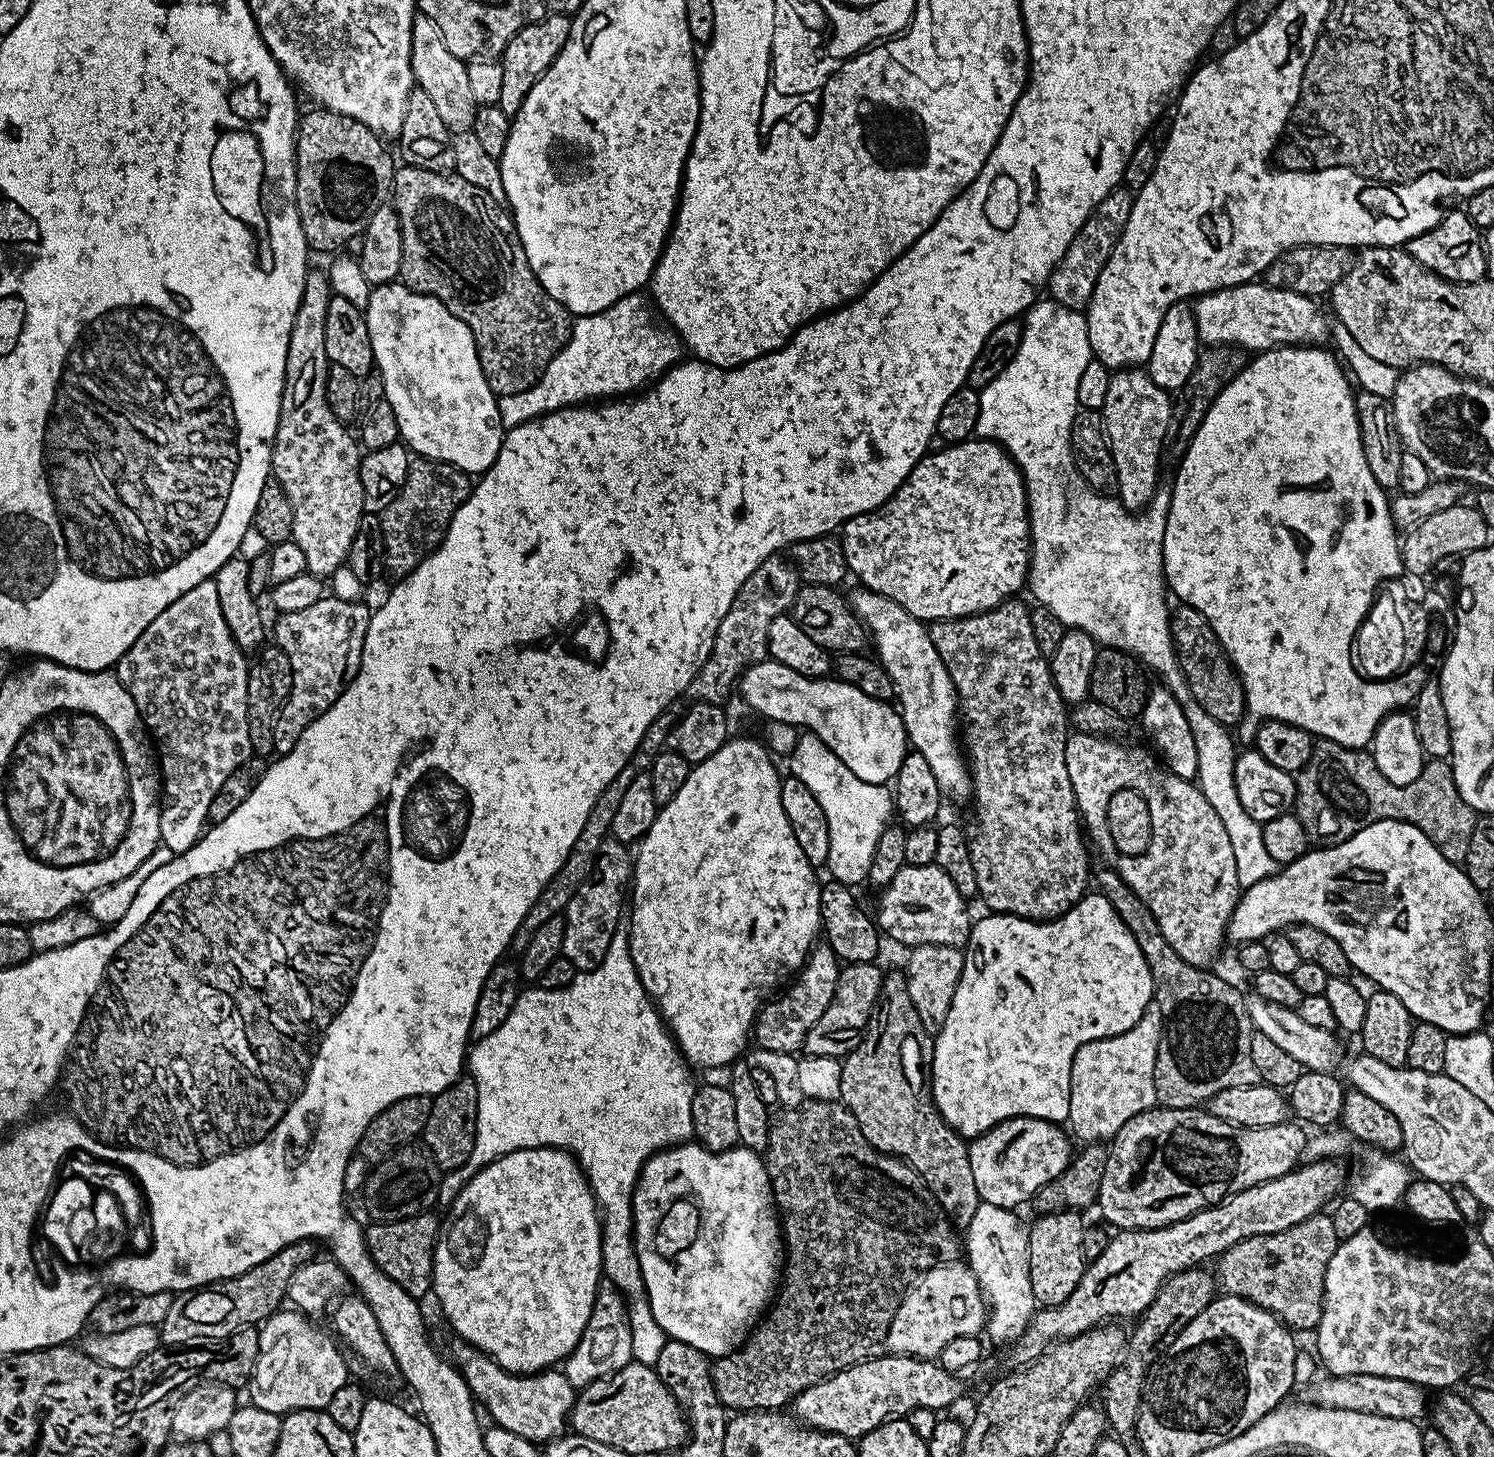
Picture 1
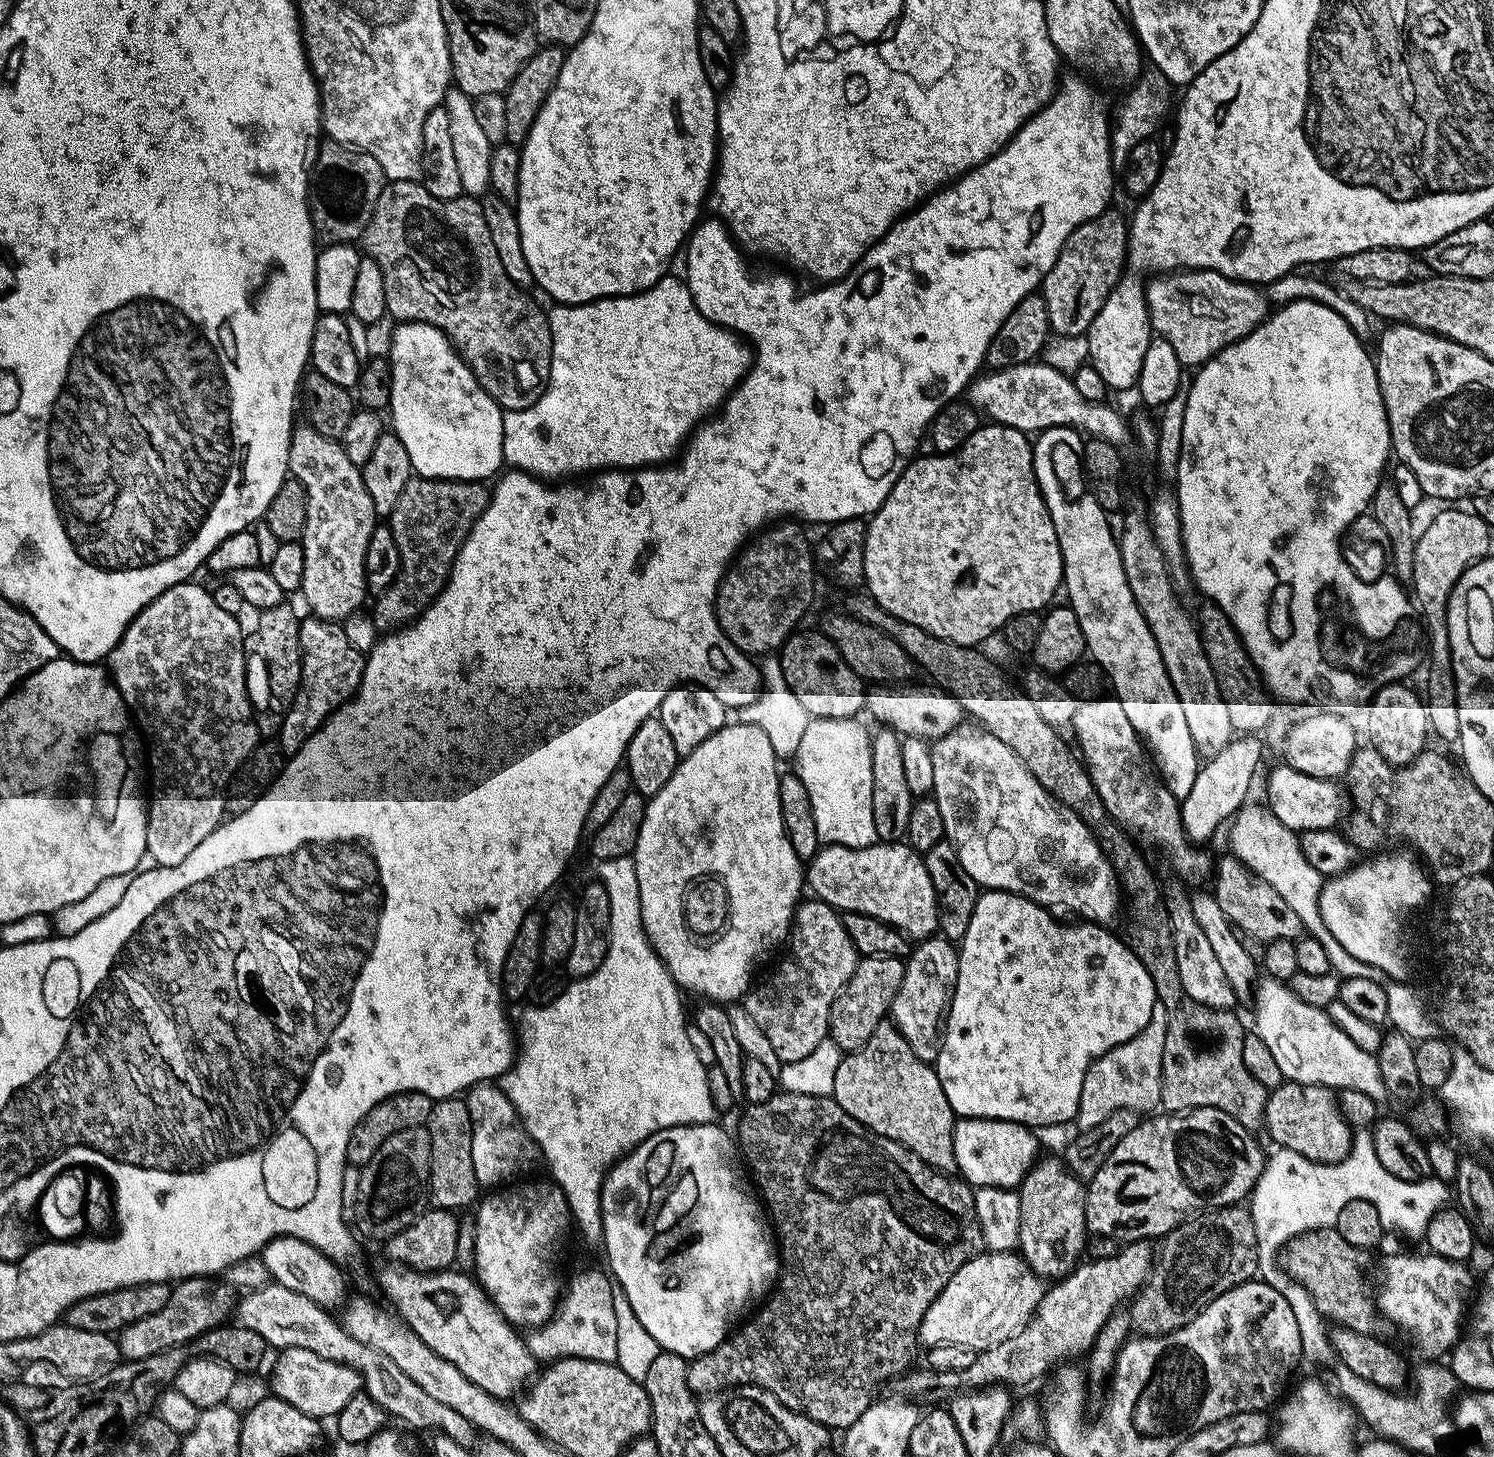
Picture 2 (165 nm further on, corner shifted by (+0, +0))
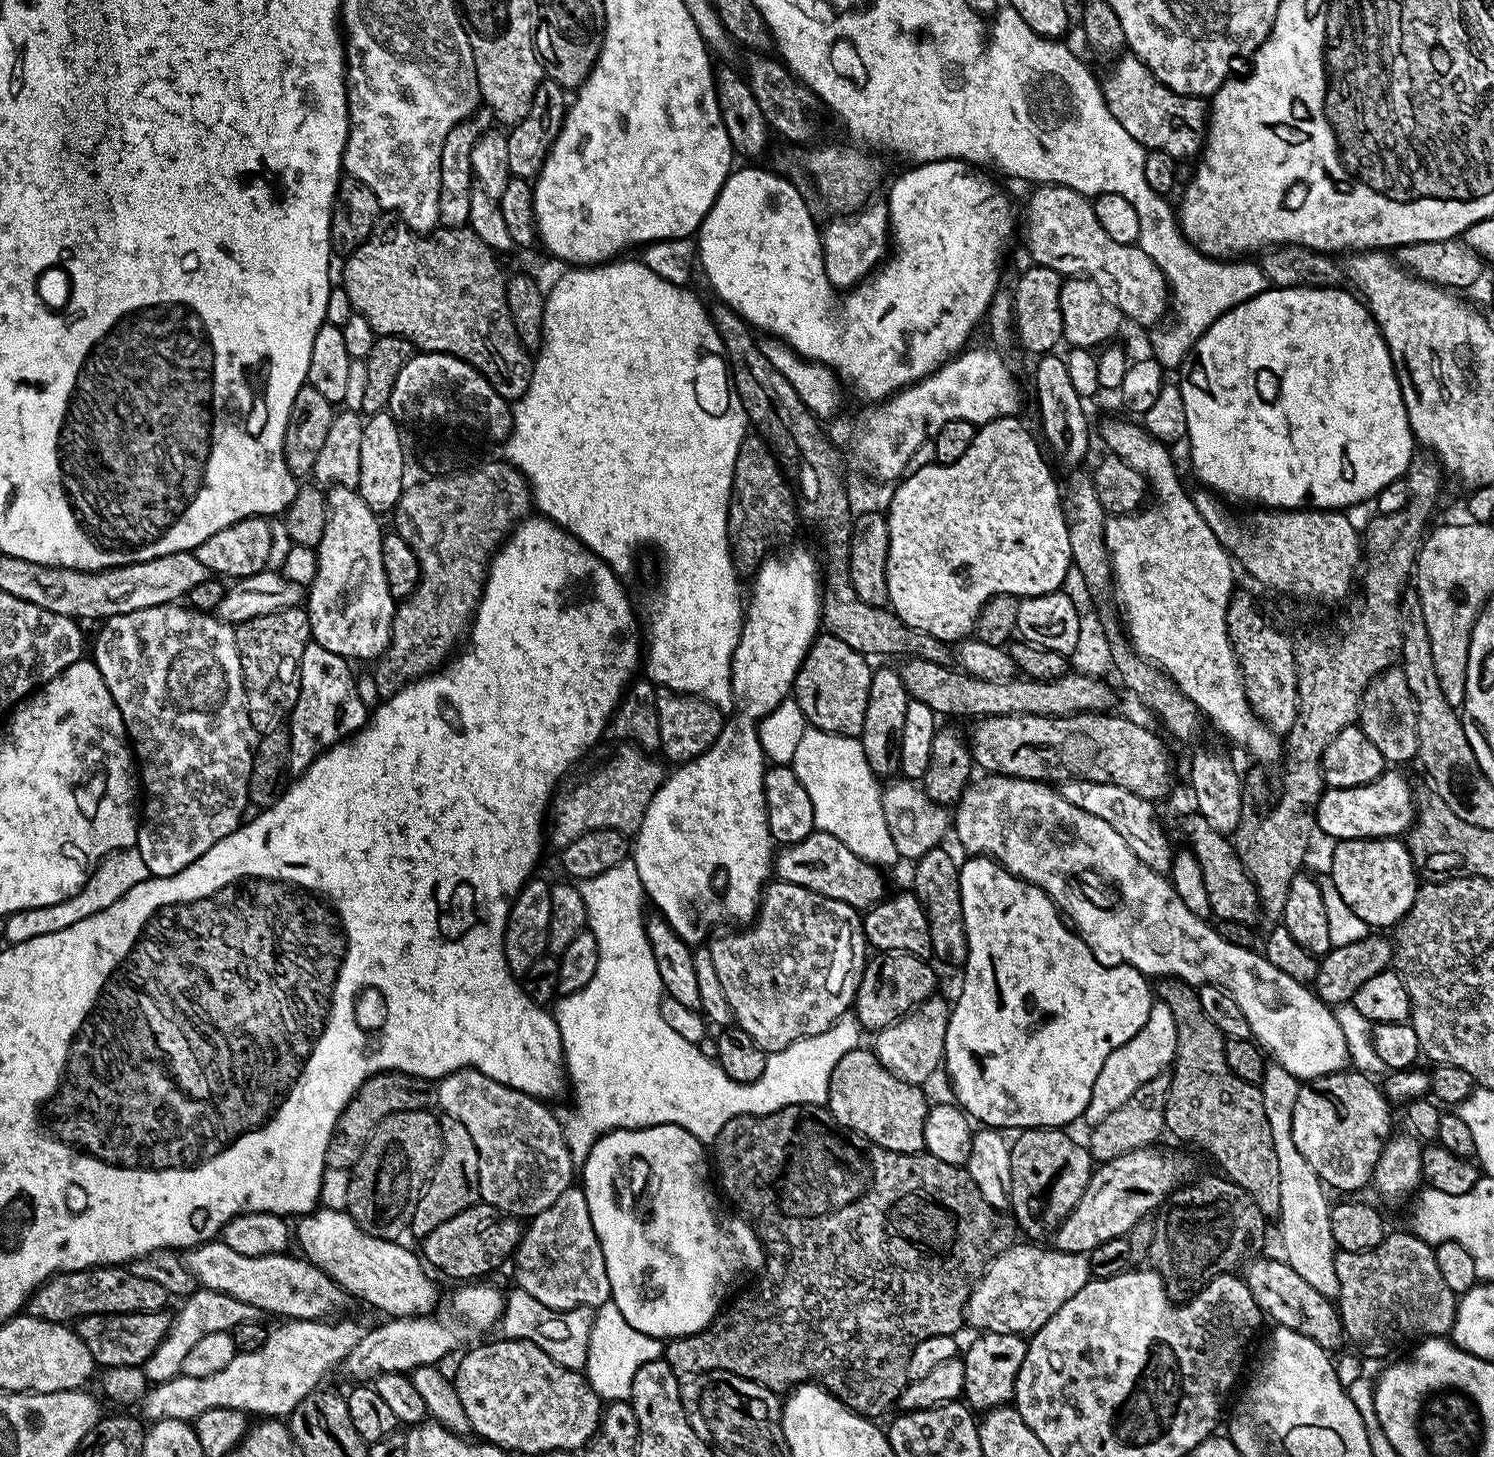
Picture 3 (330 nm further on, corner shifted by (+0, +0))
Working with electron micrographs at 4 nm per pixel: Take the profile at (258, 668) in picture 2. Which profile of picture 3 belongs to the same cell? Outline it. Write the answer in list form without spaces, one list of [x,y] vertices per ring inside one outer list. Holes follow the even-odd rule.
[[[303,607],[287,608],[274,614],[262,614],[258,618],[250,618],[244,624],[235,625],[235,630],[250,722],[256,728],[257,733],[263,734],[273,728],[281,727],[291,717],[300,697],[302,650],[306,650],[312,634],[308,614]]]

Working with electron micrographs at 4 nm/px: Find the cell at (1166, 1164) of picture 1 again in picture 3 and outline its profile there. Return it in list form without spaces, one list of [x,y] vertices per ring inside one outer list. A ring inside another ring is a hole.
[[[1160,1146],[1139,1148],[1130,1154],[1122,1154],[1113,1160],[1103,1161],[1093,1171],[1082,1198],[1078,1198],[1078,1206],[1074,1206],[1072,1213],[1056,1229],[1054,1247],[1060,1252],[1087,1254],[1094,1251],[1098,1246],[1102,1246],[1102,1242],[1110,1242],[1110,1238],[1127,1236],[1139,1220],[1151,1217],[1153,1215],[1151,1212],[1156,1207],[1157,1211],[1168,1197],[1193,1175],[1191,1172],[1192,1160],[1190,1157],[1183,1156],[1180,1152],[1163,1152]]]

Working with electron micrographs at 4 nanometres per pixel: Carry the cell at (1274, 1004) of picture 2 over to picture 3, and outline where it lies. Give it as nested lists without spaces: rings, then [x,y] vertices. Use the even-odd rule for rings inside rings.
[[[988,774],[983,778],[985,780],[978,781],[979,779],[977,779],[975,782],[969,783],[963,796],[960,797],[955,805],[954,836],[956,832],[961,846],[966,850],[965,853],[974,856],[991,856],[1007,872],[1013,872],[1020,879],[1027,880],[1028,883],[1042,889],[1056,903],[1057,908],[1066,917],[1072,931],[1084,939],[1086,946],[1095,956],[1100,957],[1105,962],[1129,964],[1131,968],[1138,969],[1142,975],[1149,978],[1171,978],[1193,986],[1215,984],[1218,988],[1226,989],[1234,998],[1234,1002],[1238,1002],[1238,1010],[1242,1010],[1242,1014],[1246,1014],[1246,1022],[1250,1022],[1250,1030],[1256,1043],[1260,1045],[1261,1049],[1266,1050],[1271,1059],[1272,1056],[1276,1059],[1273,1061],[1279,1067],[1285,1068],[1286,1071],[1301,1082],[1317,1080],[1319,1076],[1328,1076],[1331,1072],[1342,1072],[1349,1067],[1348,1036],[1344,1033],[1344,1028],[1340,1025],[1339,1018],[1332,1013],[1335,1011],[1329,1005],[1323,1004],[1309,985],[1294,982],[1294,978],[1288,977],[1287,974],[1282,974],[1282,970],[1277,970],[1275,966],[1270,966],[1268,959],[1259,951],[1231,945],[1226,938],[1219,936],[1211,923],[1208,925],[1209,921],[1207,919],[1190,914],[1189,908],[1186,907],[1186,902],[1182,902],[1182,898],[1178,898],[1178,894],[1172,889],[1171,879],[1167,875],[1156,872],[1150,866],[1146,866],[1146,862],[1139,860],[1134,854],[1134,850],[1130,850],[1130,846],[1126,846],[1126,841],[1107,822],[1102,822],[1102,818],[1094,818],[1094,814],[1090,814],[1086,810],[1066,802],[1066,798],[1062,798],[1055,787],[1039,780],[1020,780],[1017,776],[997,776],[995,774]]]

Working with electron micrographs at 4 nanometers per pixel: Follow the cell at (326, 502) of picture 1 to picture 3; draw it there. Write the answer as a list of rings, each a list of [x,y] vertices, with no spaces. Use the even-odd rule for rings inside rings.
[[[355,488],[327,489],[328,517],[326,530],[322,532],[322,542],[316,550],[318,558],[318,574],[314,574],[314,582],[306,588],[306,611],[311,639],[318,646],[326,646],[326,650],[343,656],[349,662],[356,660],[375,661],[388,648],[392,640],[392,619],[396,613],[397,601],[392,599],[390,586],[386,586],[386,570],[382,570],[382,527],[377,513],[362,502],[360,493]]]

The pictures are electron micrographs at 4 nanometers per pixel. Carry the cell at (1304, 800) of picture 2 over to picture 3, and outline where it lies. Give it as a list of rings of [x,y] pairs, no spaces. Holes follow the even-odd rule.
[[[1386,770],[1379,778],[1369,784],[1353,788],[1328,788],[1320,793],[1320,802],[1314,809],[1314,824],[1326,835],[1338,840],[1379,840],[1381,838],[1400,838],[1412,827],[1416,818],[1417,801],[1412,800],[1412,788],[1400,770]]]

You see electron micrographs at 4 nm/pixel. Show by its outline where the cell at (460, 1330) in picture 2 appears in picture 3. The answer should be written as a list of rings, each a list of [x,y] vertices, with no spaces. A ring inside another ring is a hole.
[[[321,1207],[315,1212],[309,1212],[307,1216],[295,1221],[294,1240],[297,1245],[300,1243],[299,1251],[303,1259],[323,1270],[338,1287],[344,1289],[349,1297],[357,1296],[358,1299],[365,1300],[370,1307],[385,1312],[383,1314],[385,1317],[427,1316],[437,1307],[436,1299],[439,1298],[440,1292],[436,1289],[435,1282],[427,1276],[429,1273],[421,1257],[417,1253],[415,1256],[410,1249],[403,1248],[396,1240],[383,1240],[362,1231],[352,1221],[347,1211],[335,1212]]]

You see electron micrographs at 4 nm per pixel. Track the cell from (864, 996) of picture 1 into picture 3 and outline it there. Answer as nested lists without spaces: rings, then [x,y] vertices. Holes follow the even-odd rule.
[[[876,952],[873,957],[864,965],[854,1011],[861,1029],[868,1031],[869,1028],[869,1033],[875,1034],[907,1016],[922,1001],[930,999],[937,988],[936,972],[928,965],[929,961],[925,957],[905,952]]]

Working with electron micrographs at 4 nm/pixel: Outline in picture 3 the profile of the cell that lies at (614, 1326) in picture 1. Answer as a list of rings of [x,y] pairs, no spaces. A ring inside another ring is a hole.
[[[513,1287],[511,1291],[512,1293],[510,1291],[507,1293],[504,1301],[503,1335],[510,1340],[534,1342],[534,1346],[546,1350],[546,1354],[550,1354],[550,1358],[554,1358],[554,1362],[562,1365],[563,1368],[583,1369],[588,1357],[593,1309],[575,1308],[565,1312],[556,1312],[552,1308],[542,1306],[542,1302],[538,1302],[538,1298],[532,1298],[530,1294],[526,1294],[526,1290]]]

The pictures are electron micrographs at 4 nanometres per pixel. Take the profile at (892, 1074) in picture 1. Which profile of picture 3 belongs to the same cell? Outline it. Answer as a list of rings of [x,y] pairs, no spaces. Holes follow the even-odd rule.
[[[861,1046],[850,1050],[850,1054],[842,1054],[838,1066],[834,1066],[834,1070],[830,1074],[826,1107],[842,1127],[862,1134],[870,1142],[874,1142],[891,1152],[915,1156],[925,1151],[924,1127],[926,1126],[930,1100],[924,1097],[924,1090],[921,1085],[906,1082],[890,1070],[886,1070],[880,1064],[880,1059],[871,1047]]]

